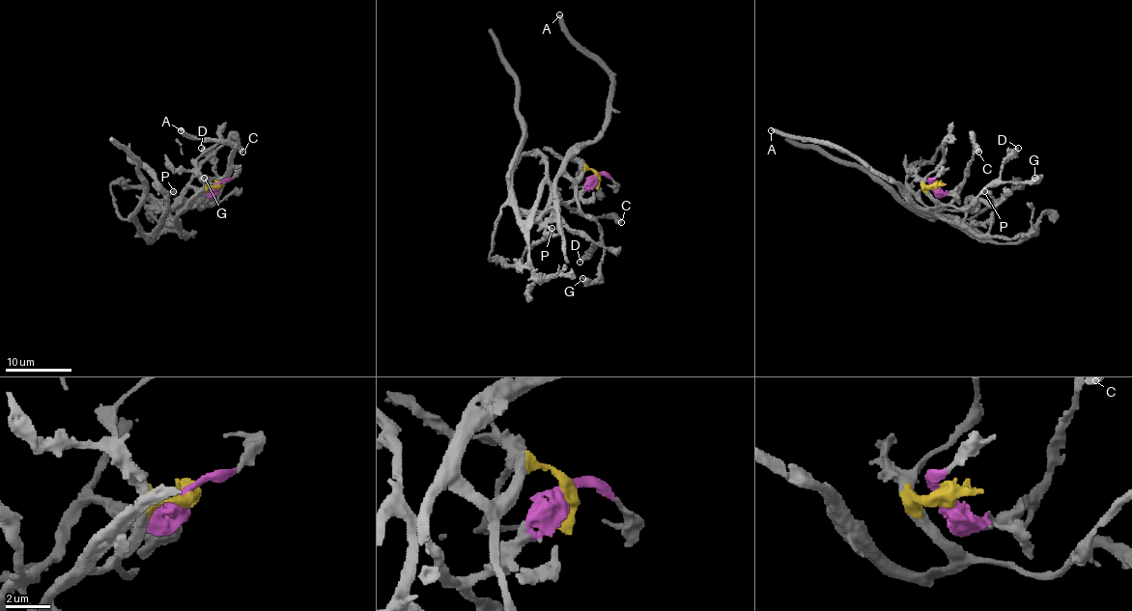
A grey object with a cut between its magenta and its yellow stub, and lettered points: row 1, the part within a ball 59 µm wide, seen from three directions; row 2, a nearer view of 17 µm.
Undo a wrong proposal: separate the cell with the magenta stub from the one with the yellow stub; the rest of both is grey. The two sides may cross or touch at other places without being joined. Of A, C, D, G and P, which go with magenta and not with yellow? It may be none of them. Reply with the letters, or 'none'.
C

